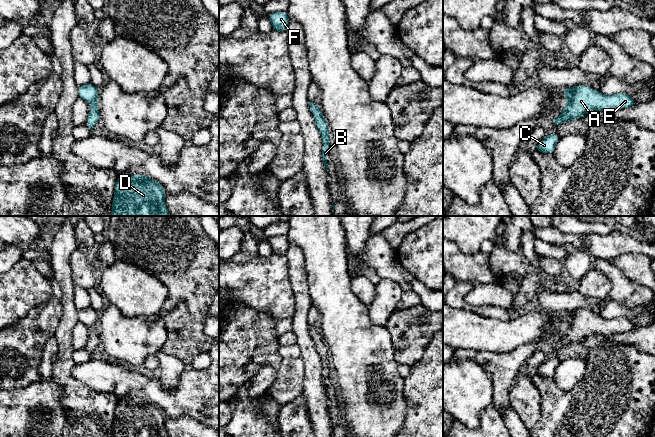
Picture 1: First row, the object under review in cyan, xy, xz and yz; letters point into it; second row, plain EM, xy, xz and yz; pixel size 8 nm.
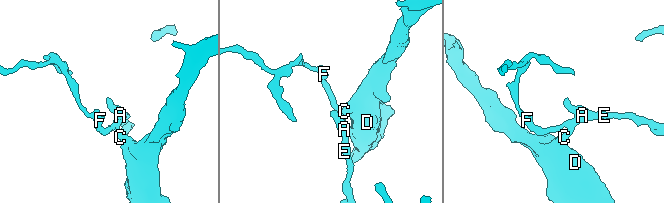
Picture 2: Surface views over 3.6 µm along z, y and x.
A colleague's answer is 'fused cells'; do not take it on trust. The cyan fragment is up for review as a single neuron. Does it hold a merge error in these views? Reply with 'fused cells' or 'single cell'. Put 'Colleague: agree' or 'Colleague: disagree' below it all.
single cell
Colleague: disagree

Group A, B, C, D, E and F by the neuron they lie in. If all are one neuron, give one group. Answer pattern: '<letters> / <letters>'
A B C D E F

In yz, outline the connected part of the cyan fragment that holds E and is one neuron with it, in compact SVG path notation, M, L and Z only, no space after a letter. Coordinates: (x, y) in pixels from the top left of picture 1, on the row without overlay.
M586 309L563 312L562 315L566 321L567 328L562 337L553 344L555 348L577 344L592 334L608 336L637 329L635 324L628 318L605 319Z

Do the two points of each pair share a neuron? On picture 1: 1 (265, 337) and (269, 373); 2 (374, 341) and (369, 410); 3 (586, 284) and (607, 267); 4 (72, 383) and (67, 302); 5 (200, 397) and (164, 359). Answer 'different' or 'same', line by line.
1: different
2: same
3: different
4: same
5: different

